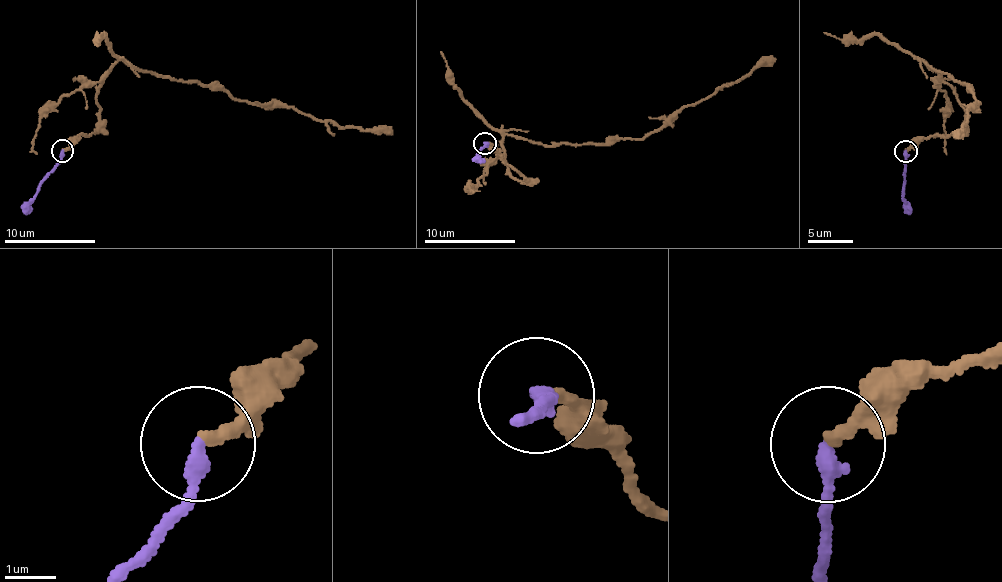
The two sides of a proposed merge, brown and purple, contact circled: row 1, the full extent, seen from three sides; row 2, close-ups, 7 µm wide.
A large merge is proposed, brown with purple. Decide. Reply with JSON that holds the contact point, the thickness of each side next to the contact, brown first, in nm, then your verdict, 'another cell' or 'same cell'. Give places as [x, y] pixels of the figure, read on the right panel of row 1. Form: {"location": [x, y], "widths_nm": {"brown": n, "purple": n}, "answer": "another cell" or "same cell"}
{"location": [905, 151], "widths_nm": {"brown": 220, "purple": 320}, "answer": "same cell"}

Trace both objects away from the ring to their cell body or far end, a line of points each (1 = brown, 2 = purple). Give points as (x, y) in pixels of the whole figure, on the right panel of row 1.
1: (906, 150), (963, 128), (964, 108), (926, 60), (973, 86), (980, 102), (968, 109), (958, 138)
2: (906, 150), (907, 213)

